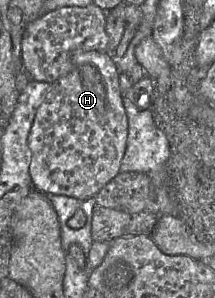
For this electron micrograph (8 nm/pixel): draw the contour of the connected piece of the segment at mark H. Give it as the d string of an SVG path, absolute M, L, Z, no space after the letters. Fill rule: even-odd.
M75 50L73 69L51 84L37 110L28 145L32 153L29 173L33 189L46 195L57 194L86 200L96 196L120 173L129 134L128 117L120 88L120 71L112 54L99 51Z

